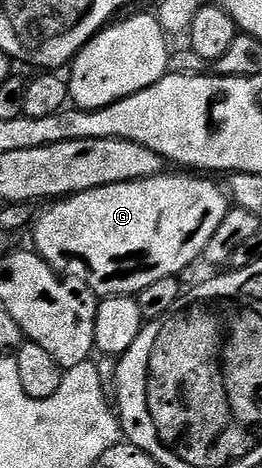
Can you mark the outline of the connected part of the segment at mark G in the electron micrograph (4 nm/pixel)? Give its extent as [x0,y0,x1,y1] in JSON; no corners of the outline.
[32,173,228,297]

